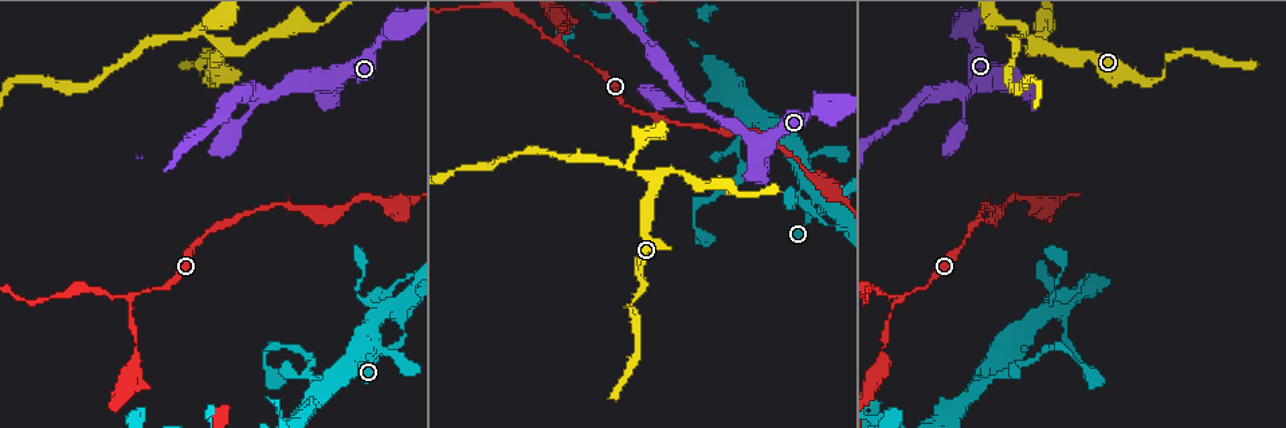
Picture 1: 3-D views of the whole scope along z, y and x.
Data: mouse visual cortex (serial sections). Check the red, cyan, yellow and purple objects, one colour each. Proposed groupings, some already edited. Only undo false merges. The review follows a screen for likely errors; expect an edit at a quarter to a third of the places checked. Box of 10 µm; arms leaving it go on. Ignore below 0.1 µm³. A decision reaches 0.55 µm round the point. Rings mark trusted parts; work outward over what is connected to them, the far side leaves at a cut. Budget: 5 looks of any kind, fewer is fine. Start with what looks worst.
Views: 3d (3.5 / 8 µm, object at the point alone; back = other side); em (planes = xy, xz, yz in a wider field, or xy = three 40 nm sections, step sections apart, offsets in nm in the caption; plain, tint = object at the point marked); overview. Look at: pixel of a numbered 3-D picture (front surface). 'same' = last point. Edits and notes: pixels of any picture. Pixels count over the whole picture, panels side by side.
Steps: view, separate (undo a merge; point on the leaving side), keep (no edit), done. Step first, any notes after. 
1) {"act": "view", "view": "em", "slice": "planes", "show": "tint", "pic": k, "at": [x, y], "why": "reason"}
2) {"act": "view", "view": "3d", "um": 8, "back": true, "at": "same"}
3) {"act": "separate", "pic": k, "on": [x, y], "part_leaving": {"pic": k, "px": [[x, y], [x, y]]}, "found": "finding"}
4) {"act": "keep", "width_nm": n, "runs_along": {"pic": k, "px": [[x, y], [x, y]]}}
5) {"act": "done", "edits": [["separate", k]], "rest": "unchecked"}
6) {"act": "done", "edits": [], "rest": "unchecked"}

{"act": "view", "view": "3d", "um": 3.5, "pic": 1, "at": [556, 44], "why": "a fork"}

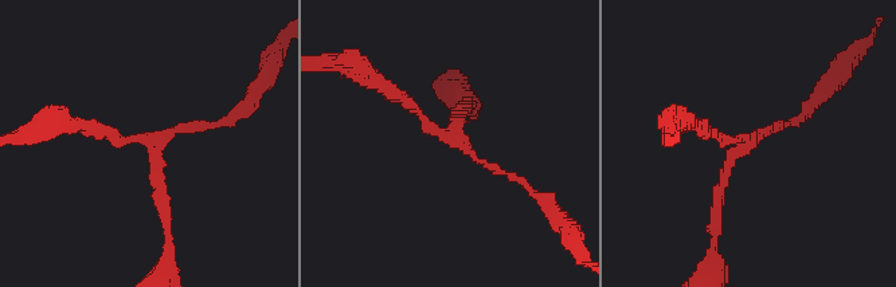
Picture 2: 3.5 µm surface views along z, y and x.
{"act": "view", "view": "em", "slice": "xy", "step": 3, "show": "tint", "pic": 2, "at": [448, 138], "why": "now the EM"}

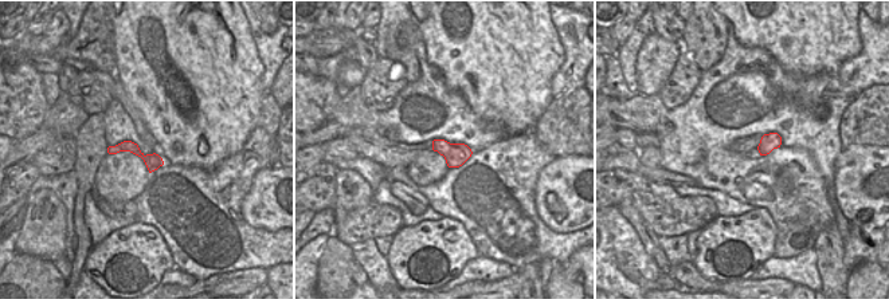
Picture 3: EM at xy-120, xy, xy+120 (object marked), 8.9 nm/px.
{"act": "view", "view": "em", "slice": "planes", "show": "tint", "at": "same"}

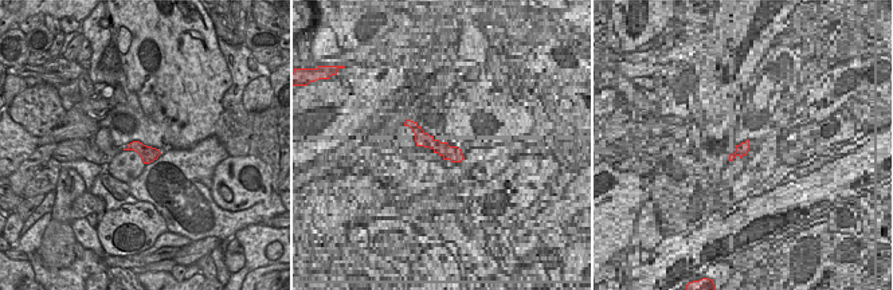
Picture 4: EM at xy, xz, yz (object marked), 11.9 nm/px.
{"act": "keep", "runs_along": {"pic": 2, "px": [[793, 121], [738, 149], [718, 220]]}, "found": "continuous, no second cell"}

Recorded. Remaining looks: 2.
{"act": "view", "view": "em", "slice": "xy", "step": 2, "show": "tint", "pic": 1, "at": [200, 75], "why": "narrows sharply"}

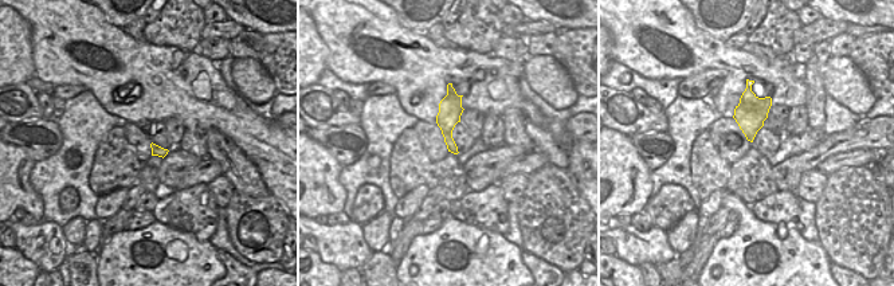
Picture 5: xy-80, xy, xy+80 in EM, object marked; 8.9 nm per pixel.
{"act": "view", "view": "3d", "um": 3.5, "at": "same", "why": "see where the arms go"}

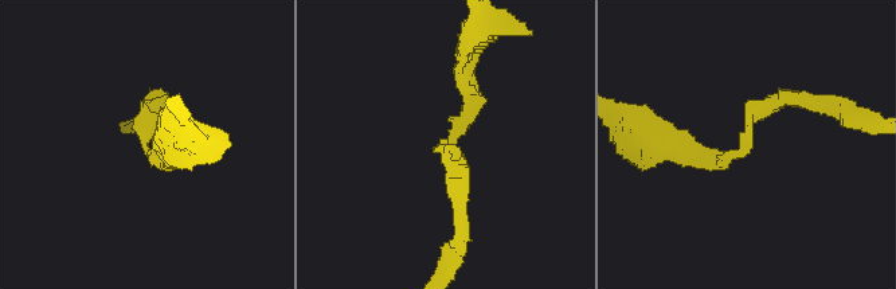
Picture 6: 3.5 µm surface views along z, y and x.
{"act": "keep", "width_nm": 200, "runs_along": {"pic": 6, "px": [[676, 145], [724, 161], [755, 116], [803, 100]]}, "found": "continuous, no second cell"}

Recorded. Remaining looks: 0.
{"act": "done", "edits": [], "rest": "unchecked"}

